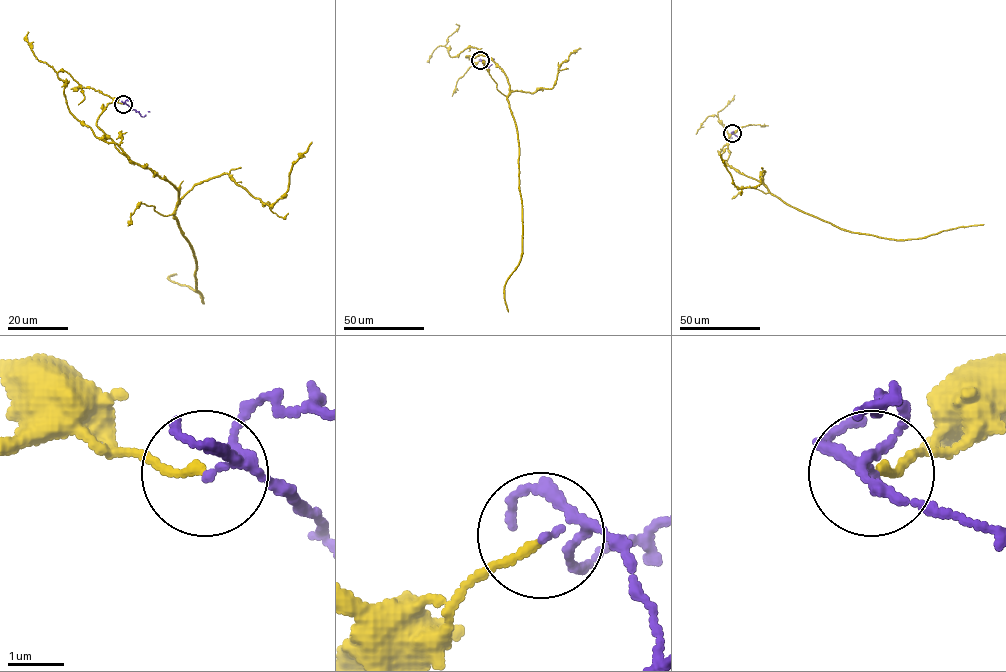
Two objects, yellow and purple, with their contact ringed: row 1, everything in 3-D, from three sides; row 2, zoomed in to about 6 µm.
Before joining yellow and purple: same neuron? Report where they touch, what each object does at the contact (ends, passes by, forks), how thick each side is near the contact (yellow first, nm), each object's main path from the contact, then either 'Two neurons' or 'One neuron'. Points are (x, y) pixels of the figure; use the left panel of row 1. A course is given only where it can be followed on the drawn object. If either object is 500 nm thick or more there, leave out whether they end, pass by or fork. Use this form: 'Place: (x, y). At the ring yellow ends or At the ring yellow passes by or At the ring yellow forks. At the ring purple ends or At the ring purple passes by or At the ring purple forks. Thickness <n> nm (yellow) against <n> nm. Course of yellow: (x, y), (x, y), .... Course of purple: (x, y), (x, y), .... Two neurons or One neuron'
Place: (123, 104). At the ring yellow ends. At the ring purple forks. Thickness 140 nm (yellow) against 90 nm. Course of yellow: (123, 103), (109, 103), (96, 125), (178, 190), (174, 214), (203, 302), (168, 277), (176, 274). Course of purple: (123, 103), (143, 116), (149, 112). Two neurons

